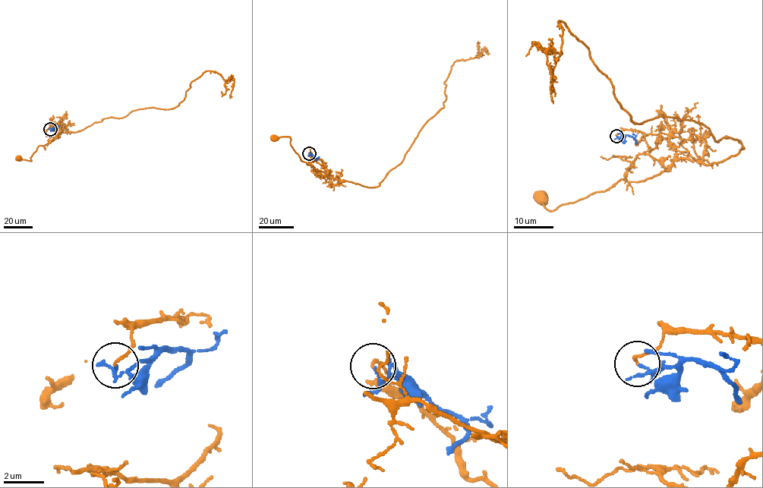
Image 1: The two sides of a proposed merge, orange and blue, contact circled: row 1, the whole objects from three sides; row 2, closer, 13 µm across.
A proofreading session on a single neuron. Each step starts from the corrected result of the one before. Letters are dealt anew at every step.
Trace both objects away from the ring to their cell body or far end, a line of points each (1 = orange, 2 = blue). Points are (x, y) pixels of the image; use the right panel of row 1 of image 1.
1: (616, 136), (641, 132), (666, 170), (745, 149), (692, 120), (635, 124), (561, 21), (553, 103)
2: (616, 136), (635, 136), (632, 134)

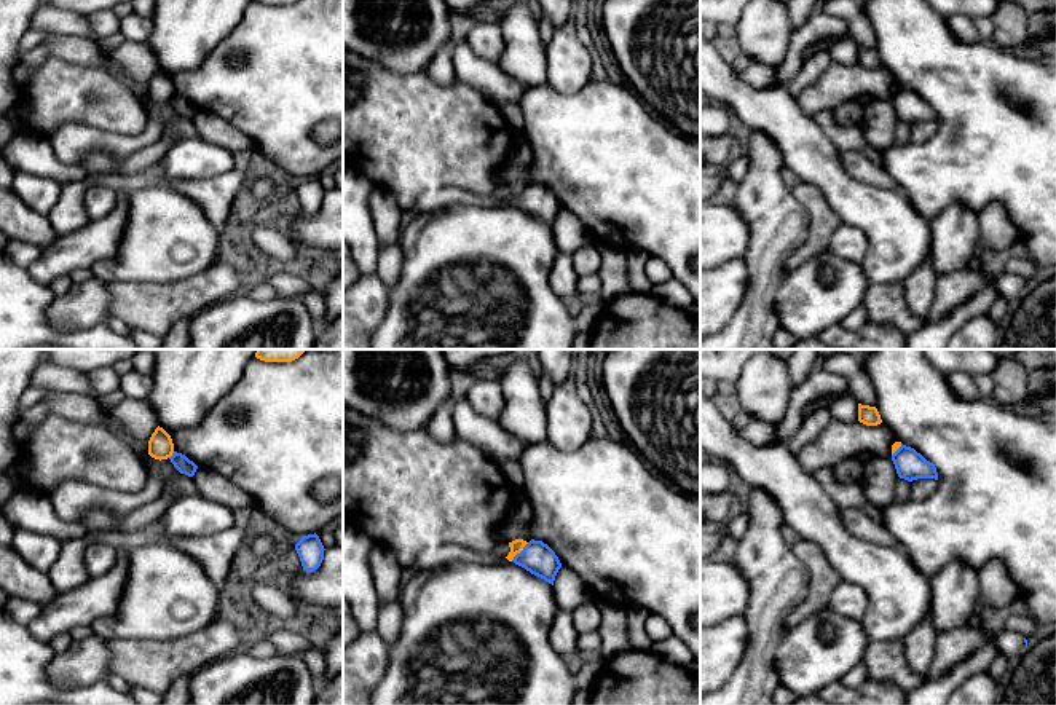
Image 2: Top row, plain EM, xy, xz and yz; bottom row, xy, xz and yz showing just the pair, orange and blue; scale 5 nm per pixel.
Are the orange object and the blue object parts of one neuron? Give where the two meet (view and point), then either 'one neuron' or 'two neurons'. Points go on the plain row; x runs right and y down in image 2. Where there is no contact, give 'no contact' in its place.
meets orange in xz at (519, 195); two neurons

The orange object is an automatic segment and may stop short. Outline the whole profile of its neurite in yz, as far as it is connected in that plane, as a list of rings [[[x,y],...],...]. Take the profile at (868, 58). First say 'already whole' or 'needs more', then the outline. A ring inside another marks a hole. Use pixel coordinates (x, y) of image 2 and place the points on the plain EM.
already whole; [[[858,46],[858,64],[866,69],[877,69],[882,65],[876,49]]]

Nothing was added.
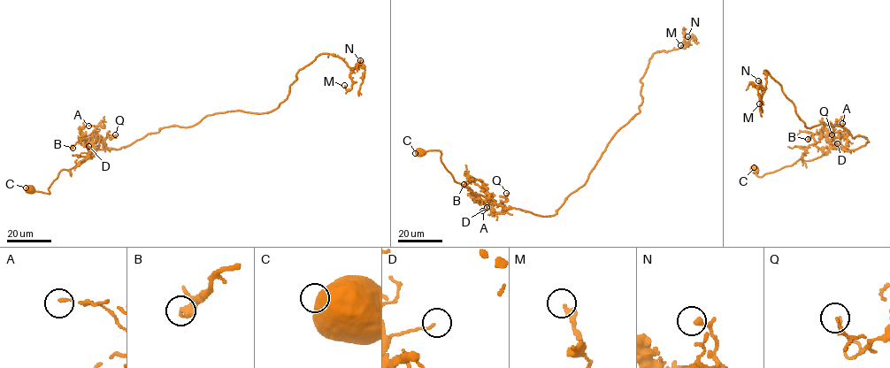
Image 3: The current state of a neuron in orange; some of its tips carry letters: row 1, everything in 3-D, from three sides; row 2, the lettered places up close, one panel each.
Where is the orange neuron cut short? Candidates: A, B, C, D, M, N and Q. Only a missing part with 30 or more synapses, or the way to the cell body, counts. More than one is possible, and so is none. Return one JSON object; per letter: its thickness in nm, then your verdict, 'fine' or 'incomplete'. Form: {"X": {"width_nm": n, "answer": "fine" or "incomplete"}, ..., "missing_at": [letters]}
{"A": {"width_nm": 130, "answer": "fine"}, "B": {"width_nm": 160, "answer": "fine"}, "C": {"width_nm": 1000, "answer": "fine"}, "D": {"width_nm": 110, "answer": "fine"}, "M": {"width_nm": 240, "answer": "fine"}, "N": {"width_nm": 200, "answer": "fine"}, "Q": {"width_nm": 90, "answer": "fine"}, "missing_at": []}

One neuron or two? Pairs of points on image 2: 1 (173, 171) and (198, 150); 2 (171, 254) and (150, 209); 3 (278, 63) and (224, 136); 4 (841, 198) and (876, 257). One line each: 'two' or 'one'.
1: one
2: one
3: two
4: one

